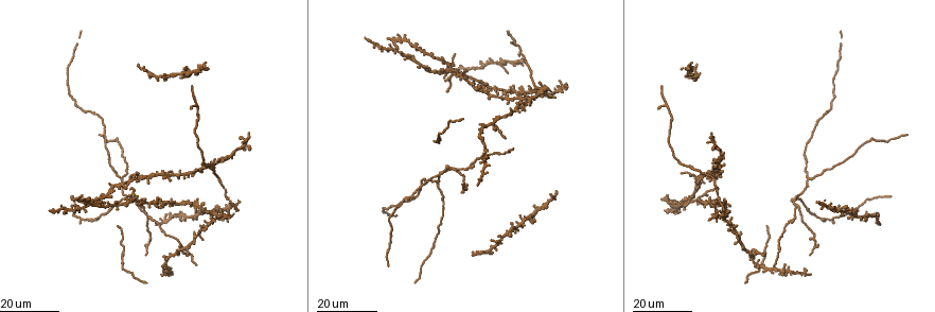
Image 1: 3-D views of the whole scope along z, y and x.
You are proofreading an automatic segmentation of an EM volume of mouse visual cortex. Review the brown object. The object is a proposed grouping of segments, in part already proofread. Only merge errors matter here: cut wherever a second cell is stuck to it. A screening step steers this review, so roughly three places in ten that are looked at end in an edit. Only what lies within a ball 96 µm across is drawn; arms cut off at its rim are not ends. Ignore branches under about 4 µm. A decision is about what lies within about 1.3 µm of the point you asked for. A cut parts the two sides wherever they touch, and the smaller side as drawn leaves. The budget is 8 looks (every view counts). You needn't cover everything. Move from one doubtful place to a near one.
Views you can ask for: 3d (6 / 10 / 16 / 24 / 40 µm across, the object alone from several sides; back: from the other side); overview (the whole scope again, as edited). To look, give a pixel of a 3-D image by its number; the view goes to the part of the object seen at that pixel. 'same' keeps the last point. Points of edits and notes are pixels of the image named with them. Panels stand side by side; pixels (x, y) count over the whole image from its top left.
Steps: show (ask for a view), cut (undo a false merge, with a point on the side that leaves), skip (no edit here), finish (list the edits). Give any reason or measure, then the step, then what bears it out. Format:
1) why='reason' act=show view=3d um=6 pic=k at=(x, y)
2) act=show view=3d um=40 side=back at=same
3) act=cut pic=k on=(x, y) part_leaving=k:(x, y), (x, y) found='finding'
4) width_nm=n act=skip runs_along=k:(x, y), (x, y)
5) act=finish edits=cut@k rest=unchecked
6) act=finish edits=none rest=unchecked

why='a narrow waist' act=show view=3d um=16 pic=1 at=(165, 234)

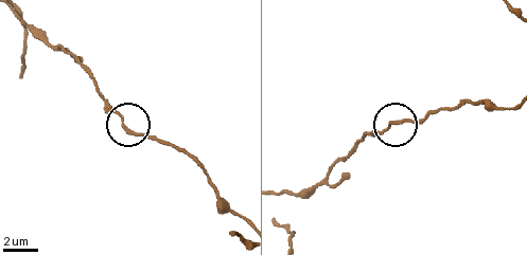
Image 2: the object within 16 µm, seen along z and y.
act=show view=3d um=10 pic=2 at=(390, 122)

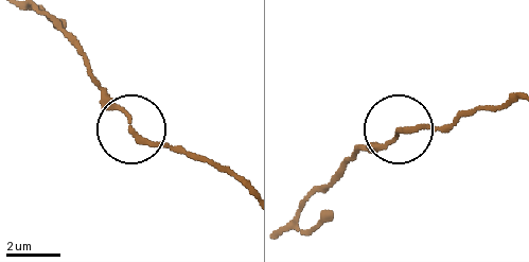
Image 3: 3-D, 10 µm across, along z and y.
act=skip found='continuous, no second cell'

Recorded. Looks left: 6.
why='looks like a crossing' act=show view=3d um=16 pic=1 at=(161, 265)

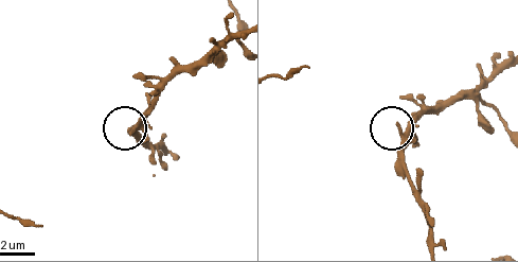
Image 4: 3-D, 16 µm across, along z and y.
act=show view=3d um=6 pic=4 at=(135, 129)

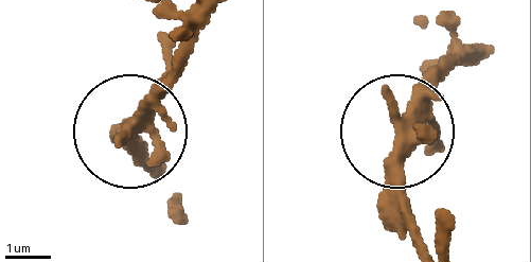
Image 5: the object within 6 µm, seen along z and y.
width_nm=340 act=skip runs_along=5:(475, 52), (445, 71), (403, 128), (400, 239) found='all the same cell'

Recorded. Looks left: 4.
why='four arms meet' act=show view=3d um=16 pic=1 at=(494, 122)

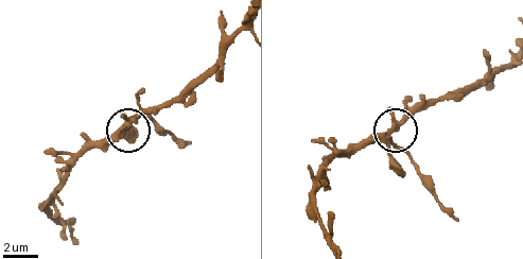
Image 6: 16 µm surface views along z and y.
why='zoom in' act=show view=3d um=10 pic=6 at=(387, 140)

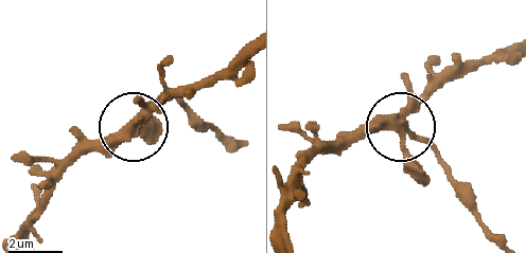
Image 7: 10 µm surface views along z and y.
act=cut pic=7 on=(438, 156) part_leaving=7:(413, 130), (460, 198), (502, 239) found='a second cell is stuck on'

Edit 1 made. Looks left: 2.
act=finish edits=cut@7 rest=unchecked

